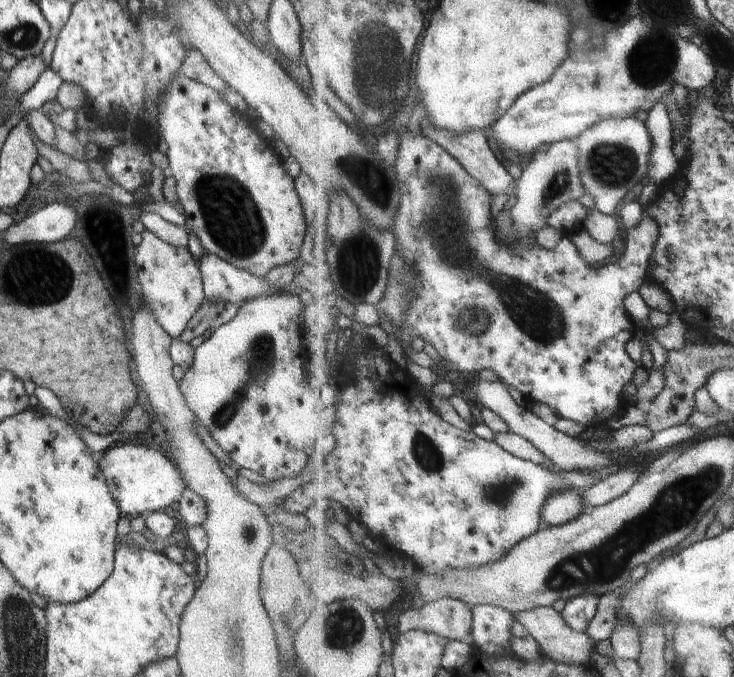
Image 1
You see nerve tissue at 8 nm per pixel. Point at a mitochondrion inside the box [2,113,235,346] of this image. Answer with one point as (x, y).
(54, 289)

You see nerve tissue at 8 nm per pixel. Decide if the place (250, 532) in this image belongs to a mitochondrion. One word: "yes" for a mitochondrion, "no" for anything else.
yes

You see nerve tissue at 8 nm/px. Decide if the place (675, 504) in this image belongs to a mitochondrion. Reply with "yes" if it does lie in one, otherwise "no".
yes

